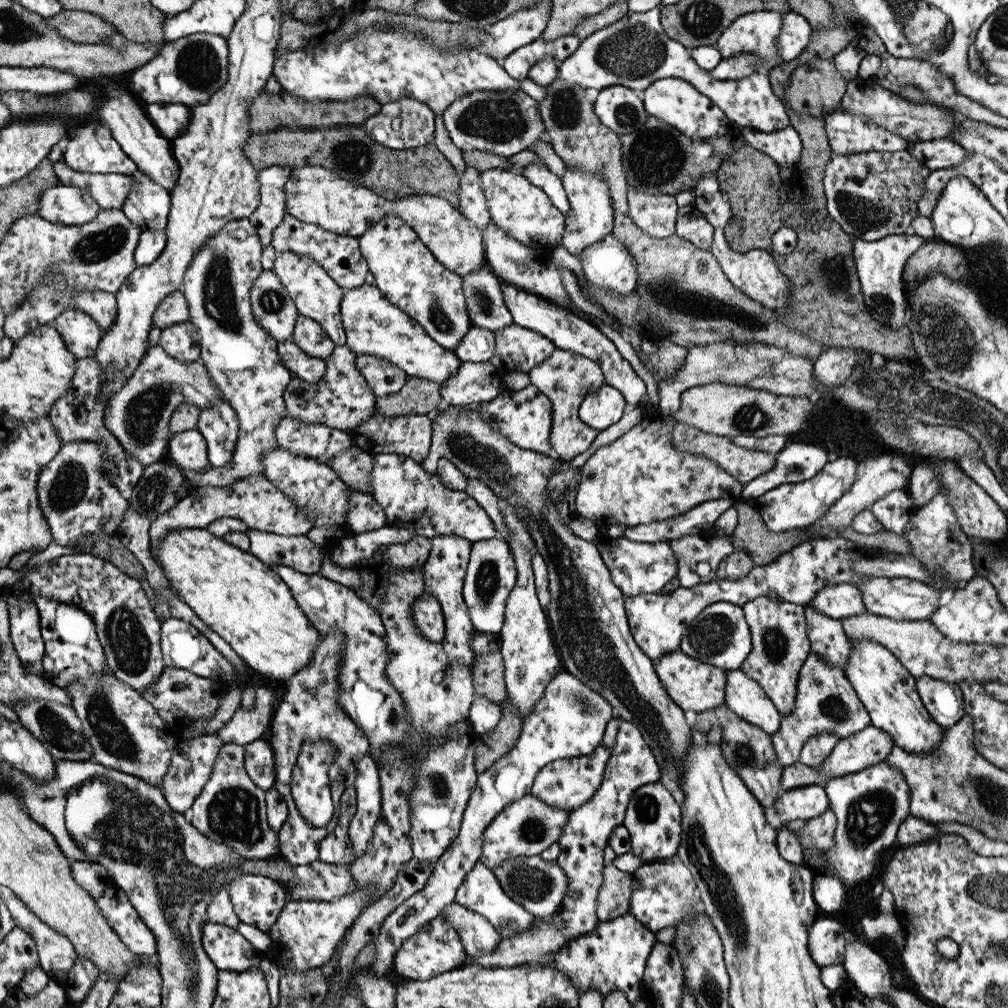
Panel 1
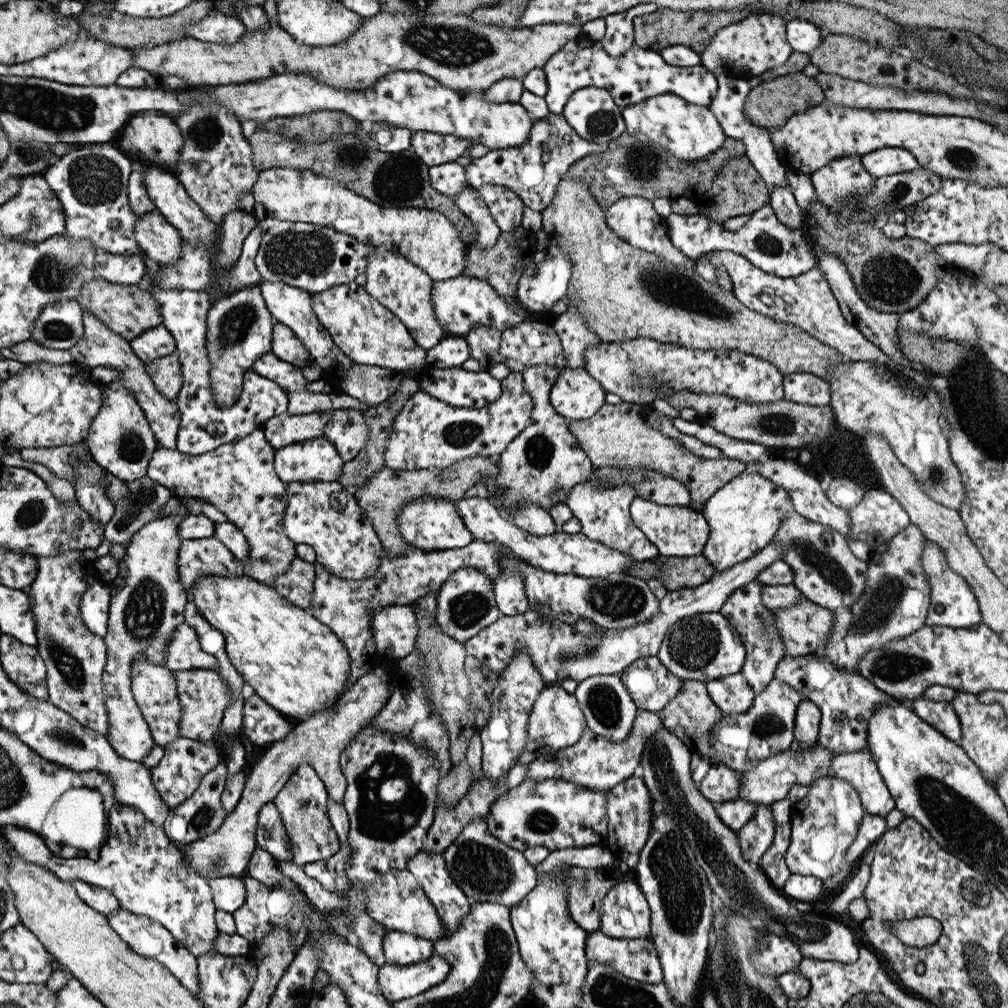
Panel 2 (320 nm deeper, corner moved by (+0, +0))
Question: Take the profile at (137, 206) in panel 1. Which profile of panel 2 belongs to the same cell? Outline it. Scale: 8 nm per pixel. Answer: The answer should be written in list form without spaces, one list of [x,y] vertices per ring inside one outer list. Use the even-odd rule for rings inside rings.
[[[156,211],[138,216],[136,239],[146,256],[159,265],[170,265],[181,258],[181,233]]]

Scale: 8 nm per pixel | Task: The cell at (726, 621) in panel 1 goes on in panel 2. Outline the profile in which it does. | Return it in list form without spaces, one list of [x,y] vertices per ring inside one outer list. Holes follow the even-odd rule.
[[[719,612],[693,614],[668,628],[658,651],[658,659],[670,673],[682,680],[703,683],[741,673],[746,648],[734,627]]]

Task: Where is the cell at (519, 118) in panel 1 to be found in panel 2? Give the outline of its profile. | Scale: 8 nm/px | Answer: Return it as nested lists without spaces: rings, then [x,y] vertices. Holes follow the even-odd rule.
[[[425,130],[413,131],[410,142],[413,152],[430,167],[455,161],[476,144],[474,140]]]

